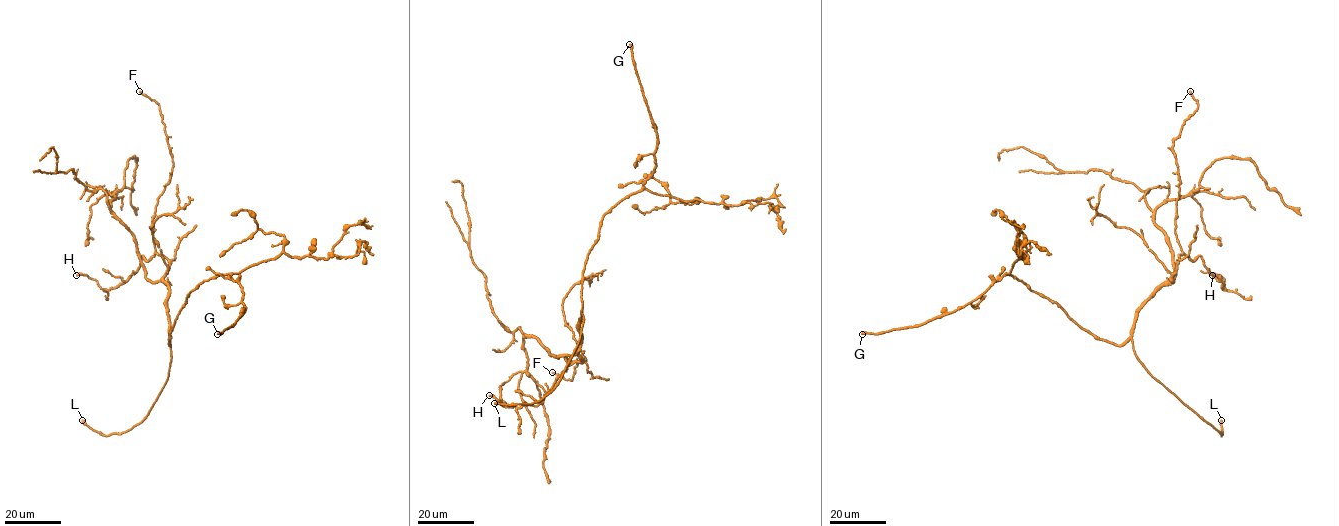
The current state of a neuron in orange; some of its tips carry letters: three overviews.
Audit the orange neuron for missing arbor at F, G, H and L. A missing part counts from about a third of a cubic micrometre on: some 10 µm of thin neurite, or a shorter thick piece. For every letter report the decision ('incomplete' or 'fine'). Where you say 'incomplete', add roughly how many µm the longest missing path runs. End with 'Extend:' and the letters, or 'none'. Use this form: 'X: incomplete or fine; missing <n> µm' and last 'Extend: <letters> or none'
F: fine
G: incomplete; missing 100 µm
H: fine
L: fine
Extend: G

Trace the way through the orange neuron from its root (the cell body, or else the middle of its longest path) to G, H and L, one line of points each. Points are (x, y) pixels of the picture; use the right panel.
G: (1136, 320), (1120, 345), (1097, 339), (1055, 302), (1004, 275), (953, 311), (914, 326), (862, 334)
H: (1136, 320), (1138, 309), (1176, 271), (1182, 253), (1193, 261), (1200, 256), (1224, 289), (1224, 280), (1212, 275)
L: (1136, 320), (1131, 337), (1133, 349), (1144, 368), (1221, 435), (1221, 420)

